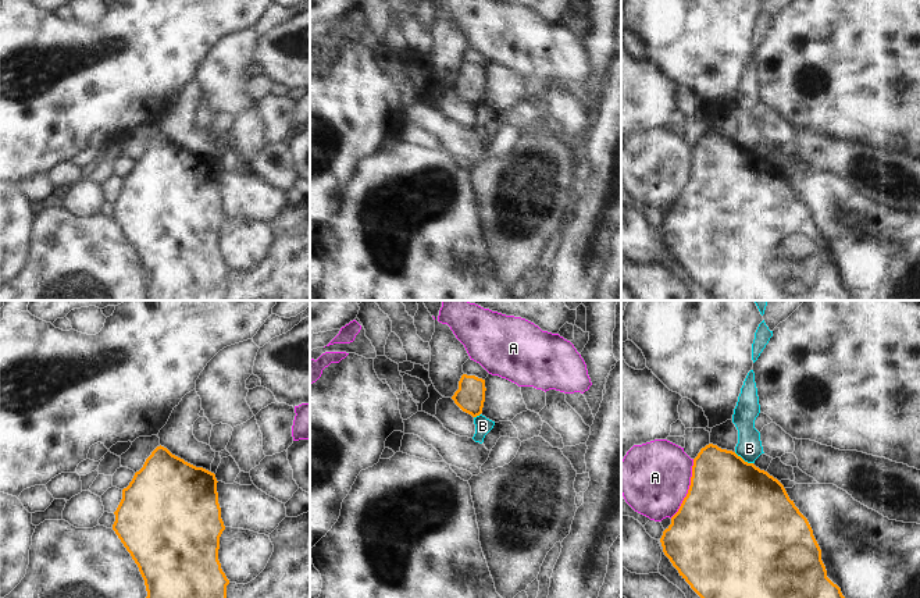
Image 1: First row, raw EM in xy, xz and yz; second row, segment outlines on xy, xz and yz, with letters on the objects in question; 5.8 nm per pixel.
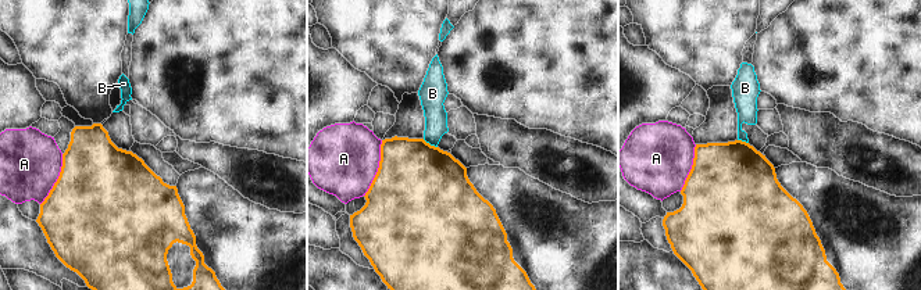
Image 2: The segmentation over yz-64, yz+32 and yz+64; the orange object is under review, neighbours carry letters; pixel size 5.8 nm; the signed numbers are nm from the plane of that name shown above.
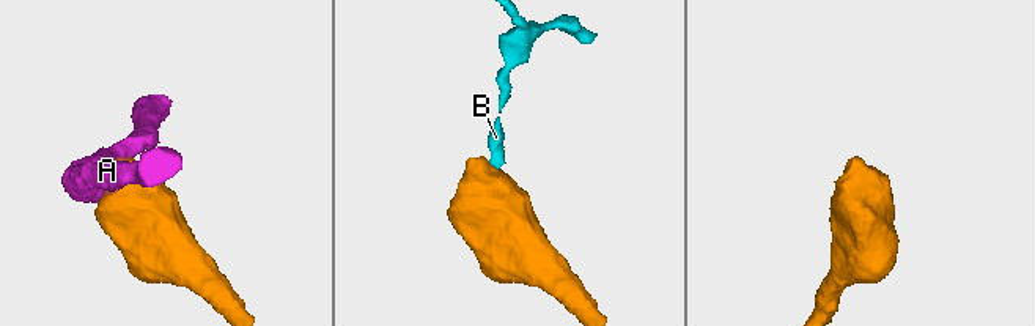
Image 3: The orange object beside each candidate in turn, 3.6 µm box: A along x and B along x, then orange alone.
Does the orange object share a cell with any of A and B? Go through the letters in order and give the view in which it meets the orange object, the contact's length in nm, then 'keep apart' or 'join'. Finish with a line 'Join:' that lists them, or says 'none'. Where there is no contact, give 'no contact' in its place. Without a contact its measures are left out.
A: meets orange in yz; contact 380 nm long; keep apart
B: meets orange in yz; contact 130 nm long; keep apart
Join: none

